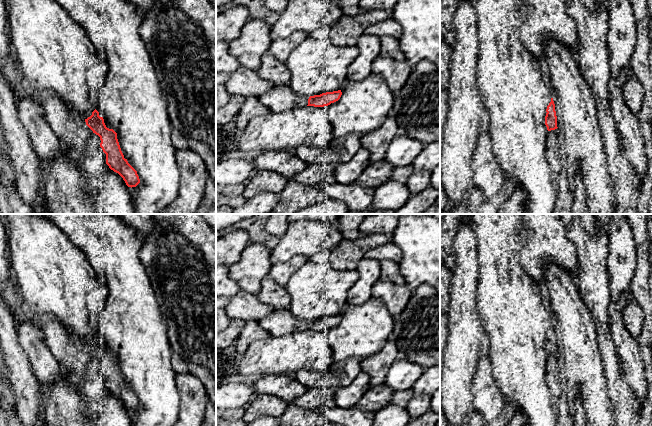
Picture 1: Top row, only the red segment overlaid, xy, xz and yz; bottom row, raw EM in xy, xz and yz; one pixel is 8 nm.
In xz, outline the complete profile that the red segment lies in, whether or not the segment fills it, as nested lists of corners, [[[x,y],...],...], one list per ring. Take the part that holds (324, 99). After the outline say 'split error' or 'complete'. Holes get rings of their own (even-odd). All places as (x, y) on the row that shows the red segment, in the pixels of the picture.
[[[289,85],[274,86],[265,94],[259,96],[259,100],[266,105],[270,112],[282,112],[291,108],[304,106],[324,107],[340,99],[341,90],[326,92],[320,95],[303,97],[296,95]]] | split error

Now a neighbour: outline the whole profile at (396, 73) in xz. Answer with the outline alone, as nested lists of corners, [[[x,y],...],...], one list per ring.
[[[378,56],[372,63],[372,74],[382,76],[393,92],[398,92],[407,82],[413,65],[407,61],[398,61]]]

